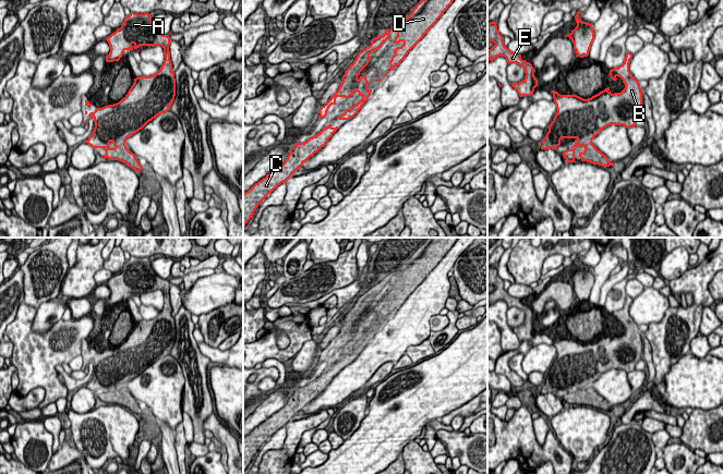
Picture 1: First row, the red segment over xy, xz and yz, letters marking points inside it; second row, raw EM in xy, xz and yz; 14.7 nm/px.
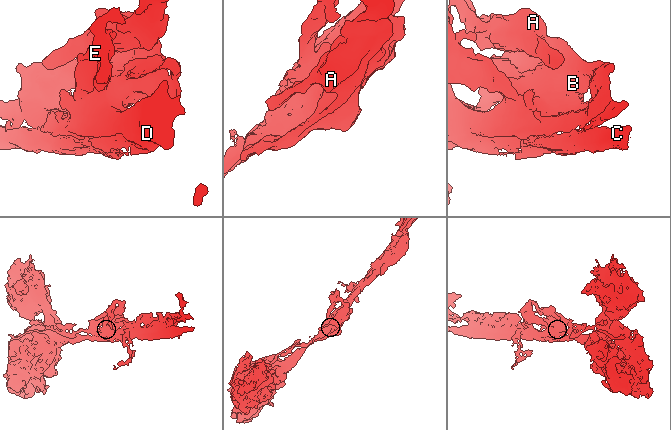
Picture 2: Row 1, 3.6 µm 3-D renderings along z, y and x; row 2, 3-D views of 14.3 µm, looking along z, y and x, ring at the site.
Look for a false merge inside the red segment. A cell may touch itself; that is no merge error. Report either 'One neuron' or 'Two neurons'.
Two neurons

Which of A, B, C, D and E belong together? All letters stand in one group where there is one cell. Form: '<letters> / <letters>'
A B E / C D

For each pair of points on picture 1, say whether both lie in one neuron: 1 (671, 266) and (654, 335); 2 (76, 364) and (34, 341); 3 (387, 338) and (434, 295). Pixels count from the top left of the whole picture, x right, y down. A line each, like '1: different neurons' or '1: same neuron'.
1: different neurons
2: different neurons
3: same neuron

